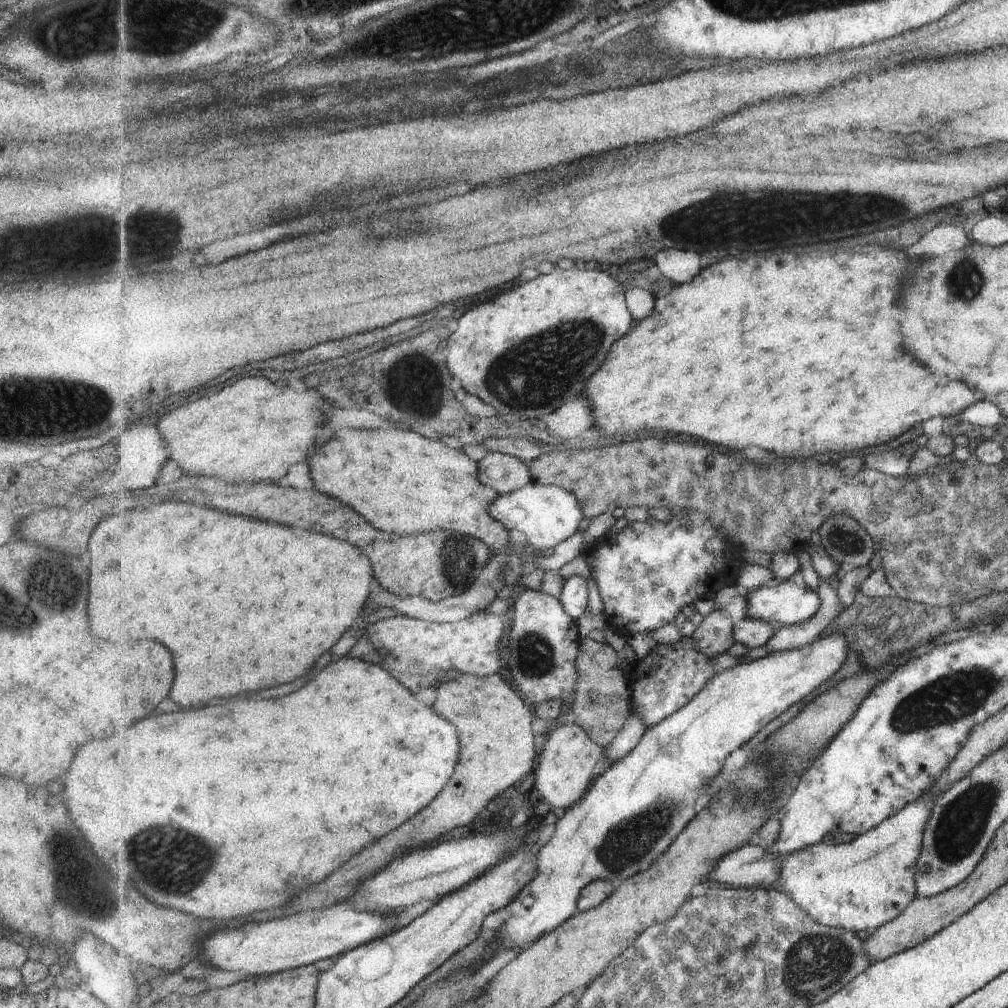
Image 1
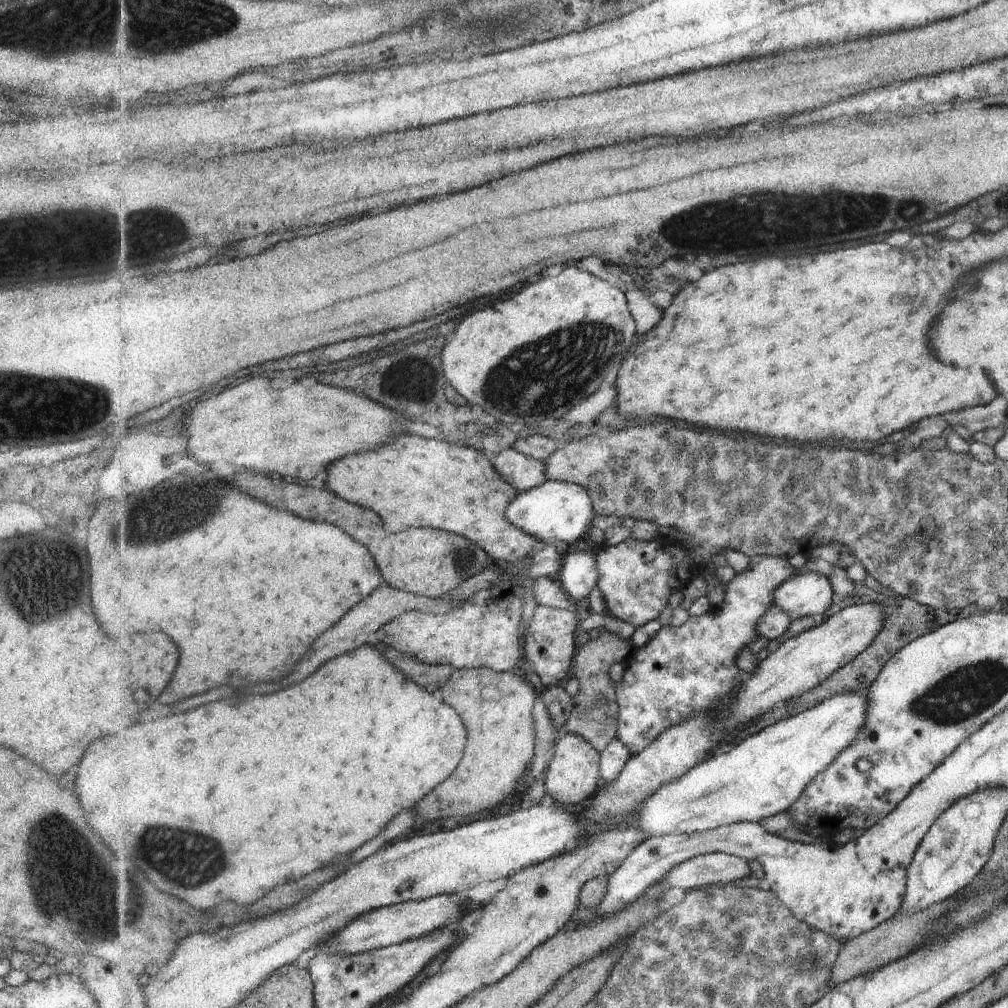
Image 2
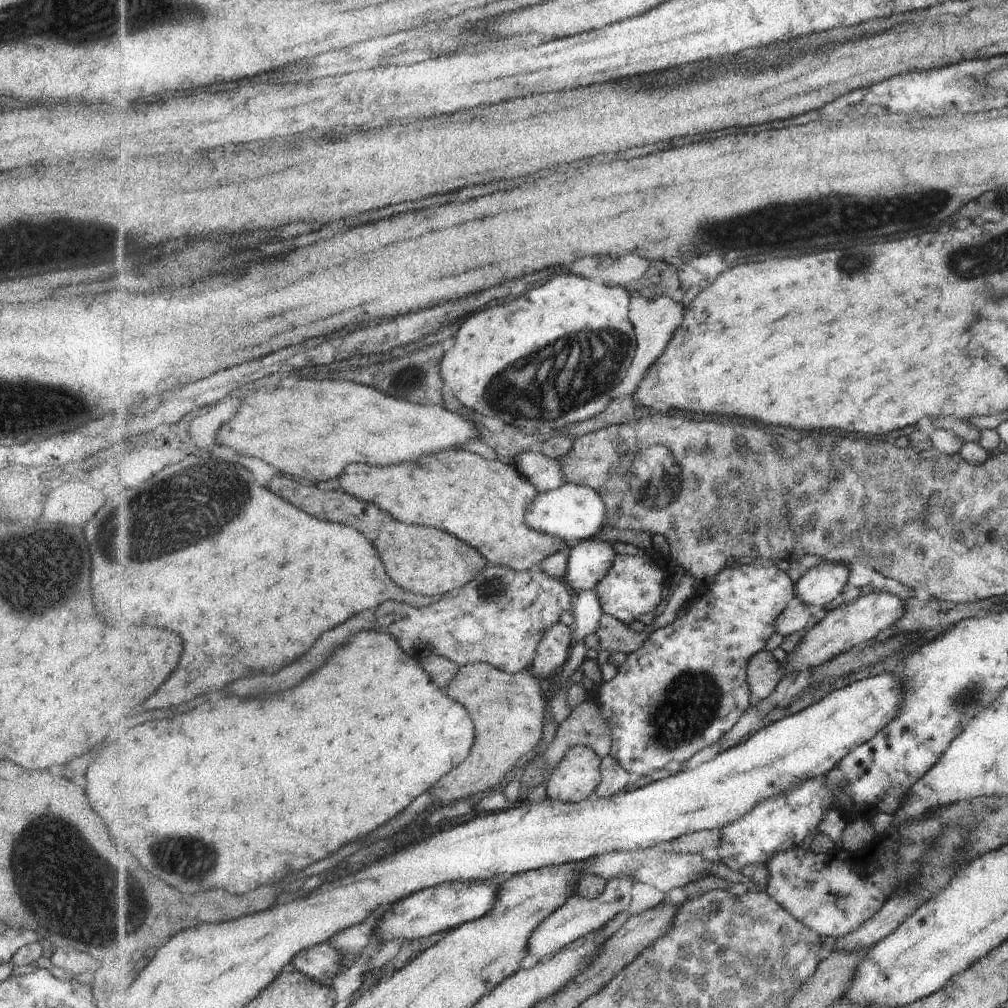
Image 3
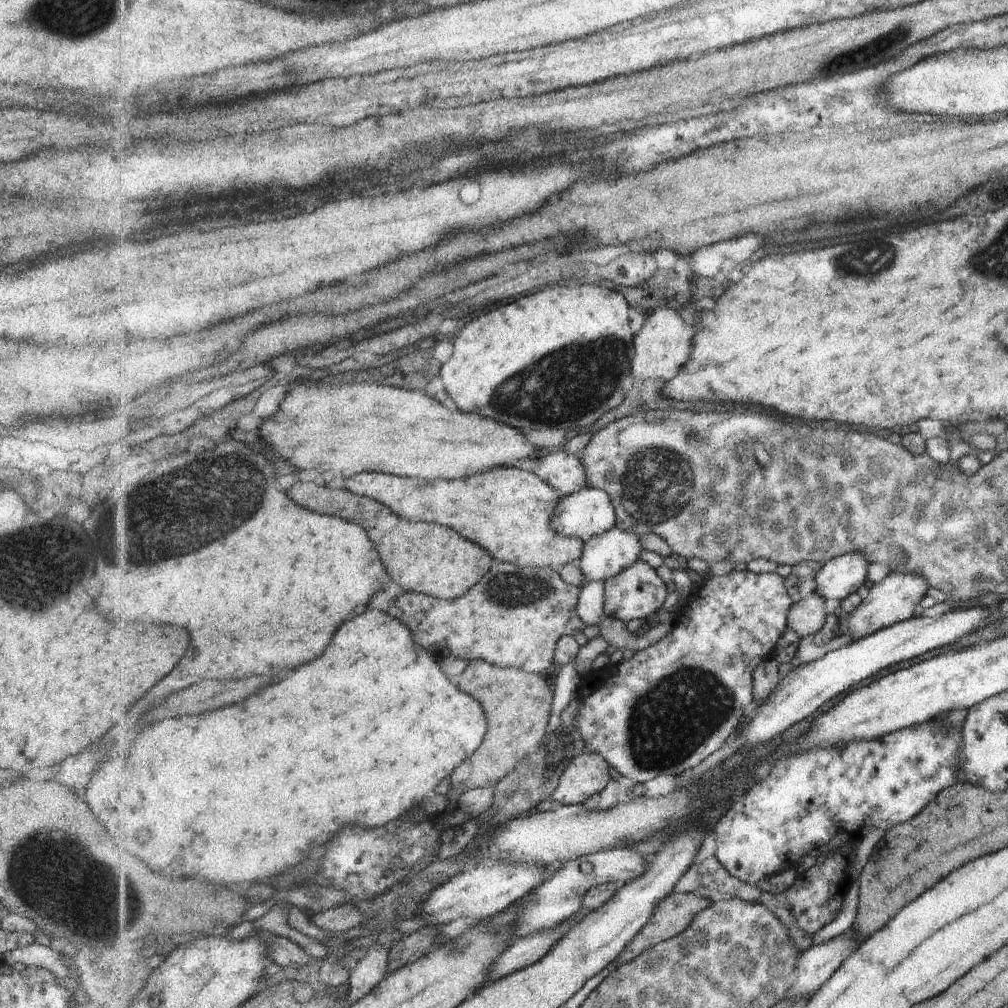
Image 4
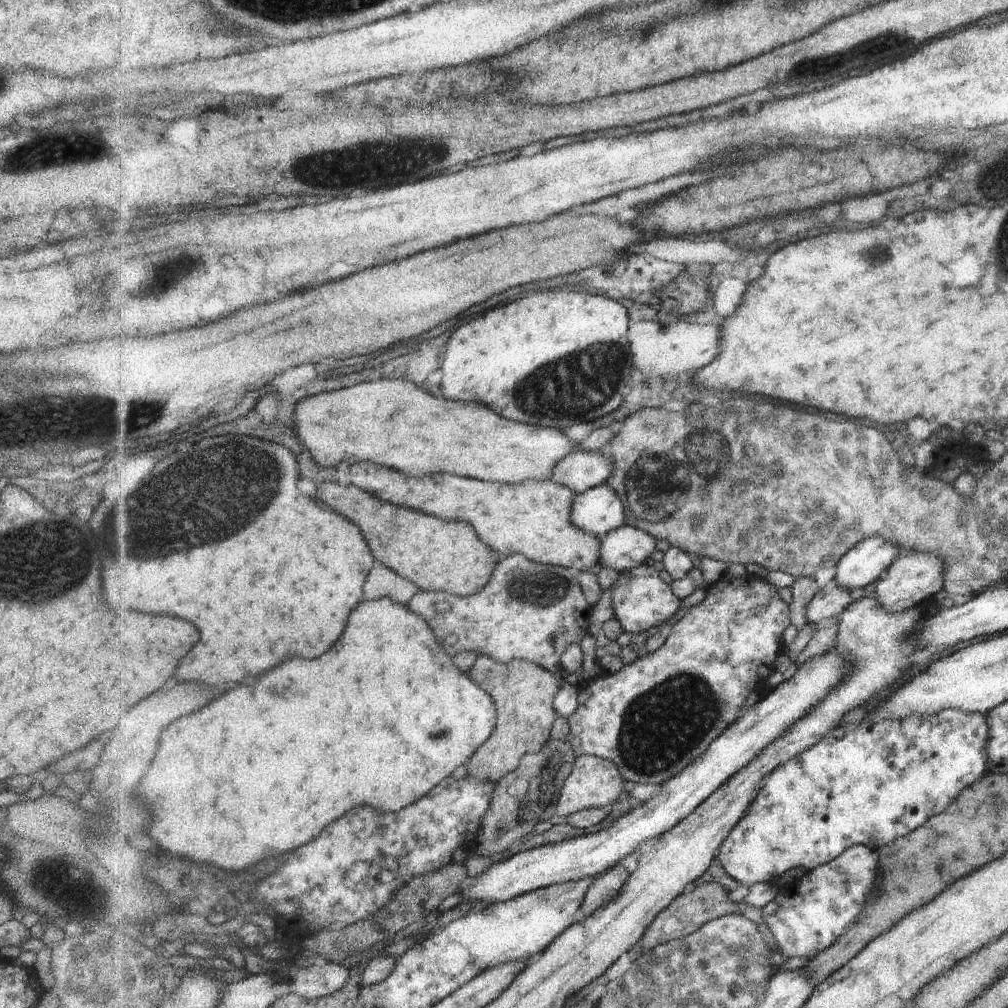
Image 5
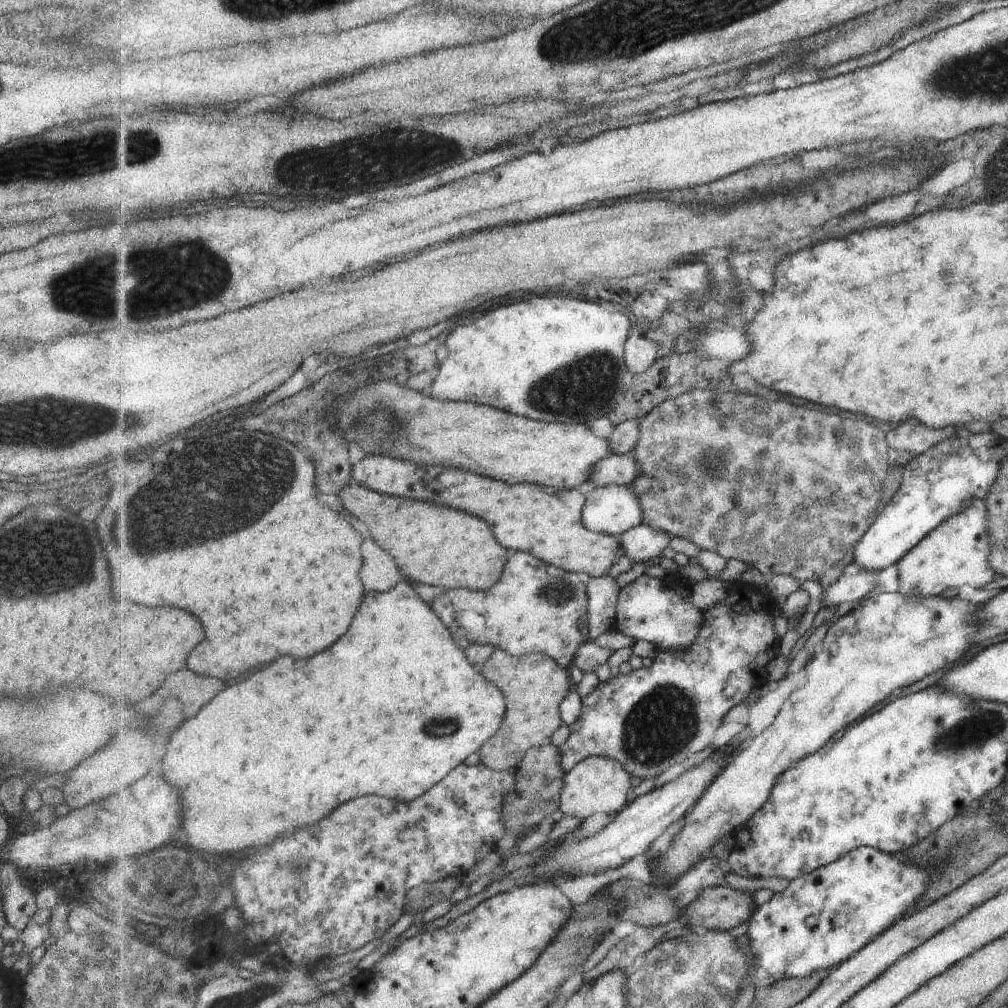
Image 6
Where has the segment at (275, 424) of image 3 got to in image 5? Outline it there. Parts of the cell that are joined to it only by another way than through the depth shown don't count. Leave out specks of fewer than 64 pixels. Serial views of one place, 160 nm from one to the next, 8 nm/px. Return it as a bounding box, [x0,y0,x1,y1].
[296,379,574,484]

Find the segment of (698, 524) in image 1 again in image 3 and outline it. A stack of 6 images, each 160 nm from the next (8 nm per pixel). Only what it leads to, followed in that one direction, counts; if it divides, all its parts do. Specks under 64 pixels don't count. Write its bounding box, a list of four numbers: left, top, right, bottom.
[596,556,663,625]

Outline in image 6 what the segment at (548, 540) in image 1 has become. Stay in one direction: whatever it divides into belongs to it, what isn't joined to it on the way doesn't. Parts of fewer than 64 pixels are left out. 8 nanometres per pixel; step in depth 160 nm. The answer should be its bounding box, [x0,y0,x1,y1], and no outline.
[583,485,643,536]

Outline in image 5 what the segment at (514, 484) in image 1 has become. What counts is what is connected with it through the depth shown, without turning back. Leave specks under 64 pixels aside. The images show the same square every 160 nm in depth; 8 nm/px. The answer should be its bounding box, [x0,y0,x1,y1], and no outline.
[550,452,614,494]

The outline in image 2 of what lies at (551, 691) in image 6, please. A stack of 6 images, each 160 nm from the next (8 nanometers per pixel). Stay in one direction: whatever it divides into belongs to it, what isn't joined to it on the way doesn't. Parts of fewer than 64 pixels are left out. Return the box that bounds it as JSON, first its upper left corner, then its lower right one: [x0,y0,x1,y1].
[412,668,539,822]

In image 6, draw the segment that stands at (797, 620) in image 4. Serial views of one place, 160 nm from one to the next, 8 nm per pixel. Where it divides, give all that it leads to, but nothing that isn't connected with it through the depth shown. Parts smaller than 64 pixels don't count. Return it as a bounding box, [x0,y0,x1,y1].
[822,570,877,612]

